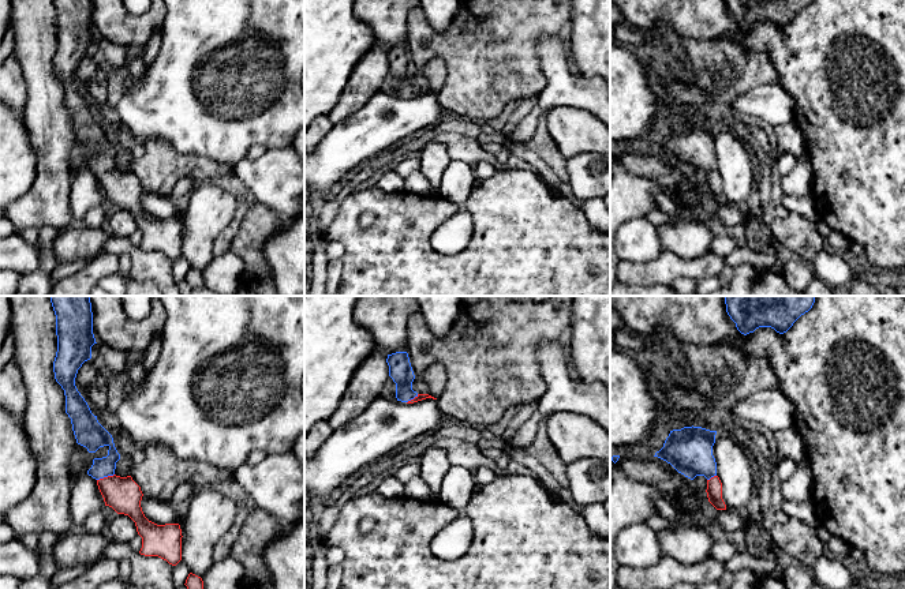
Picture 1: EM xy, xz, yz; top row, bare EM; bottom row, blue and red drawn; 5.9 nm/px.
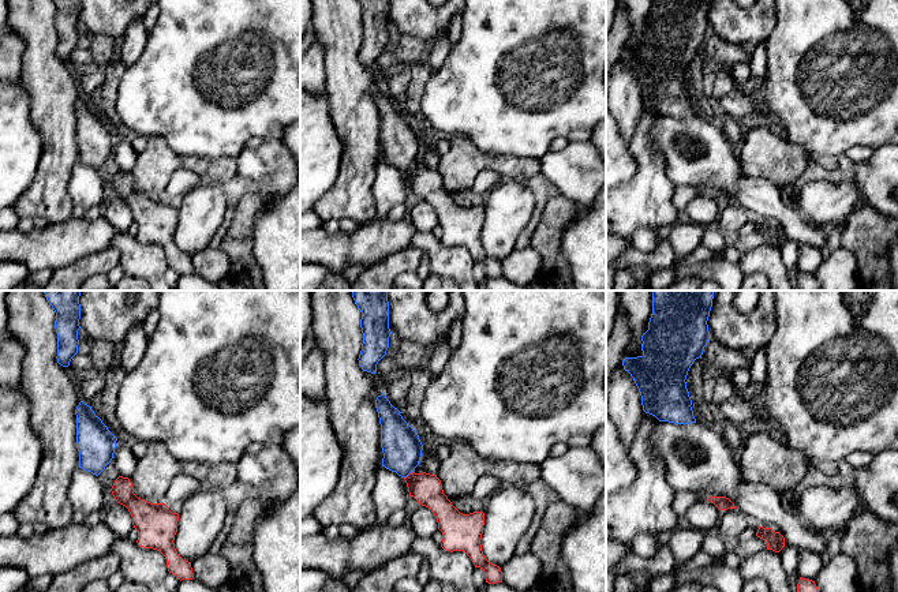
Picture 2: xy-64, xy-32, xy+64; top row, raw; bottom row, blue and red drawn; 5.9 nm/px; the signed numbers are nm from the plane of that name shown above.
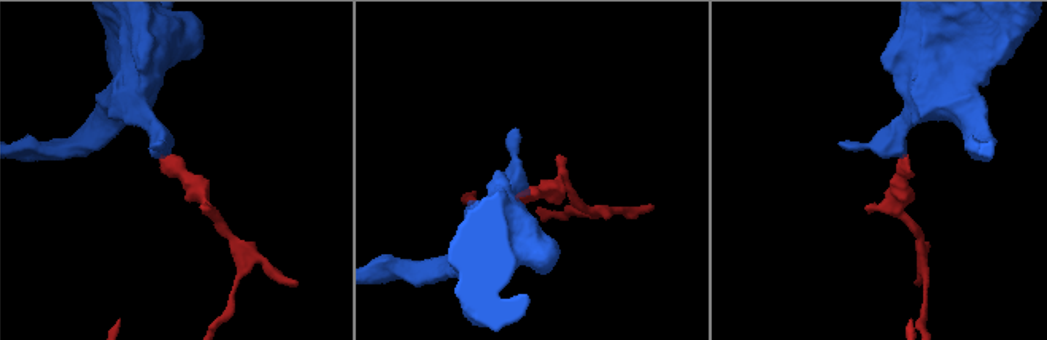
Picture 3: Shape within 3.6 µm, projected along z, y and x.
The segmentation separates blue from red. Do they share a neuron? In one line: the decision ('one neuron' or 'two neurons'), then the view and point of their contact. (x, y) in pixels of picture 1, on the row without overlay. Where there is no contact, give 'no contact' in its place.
one neuron; contact xy (105, 171)

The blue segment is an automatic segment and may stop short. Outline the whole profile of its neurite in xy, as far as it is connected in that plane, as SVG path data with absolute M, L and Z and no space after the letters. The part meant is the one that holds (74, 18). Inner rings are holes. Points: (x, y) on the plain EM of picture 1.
M52 0L56 10L57 46L53 56L56 76L66 90L66 108L71 113L76 138L96 147L108 140L108 150L94 153L87 169L97 175L105 200L117 209L128 210L142 232L141 250L158 251L176 260L182 255L182 224L179 218L157 220L149 215L141 202L142 185L131 170L115 169L120 154L112 130L98 117L75 80L82 59L91 53L93 29L91 0Z

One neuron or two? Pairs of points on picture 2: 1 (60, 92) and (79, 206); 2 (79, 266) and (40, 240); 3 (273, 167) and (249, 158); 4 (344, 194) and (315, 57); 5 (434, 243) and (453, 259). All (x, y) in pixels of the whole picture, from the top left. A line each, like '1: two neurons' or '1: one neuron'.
1: two neurons
2: two neurons
3: one neuron
4: two neurons
5: one neuron

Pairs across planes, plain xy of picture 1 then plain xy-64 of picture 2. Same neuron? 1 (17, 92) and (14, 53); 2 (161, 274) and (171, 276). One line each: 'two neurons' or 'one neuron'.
1: one neuron
2: two neurons

